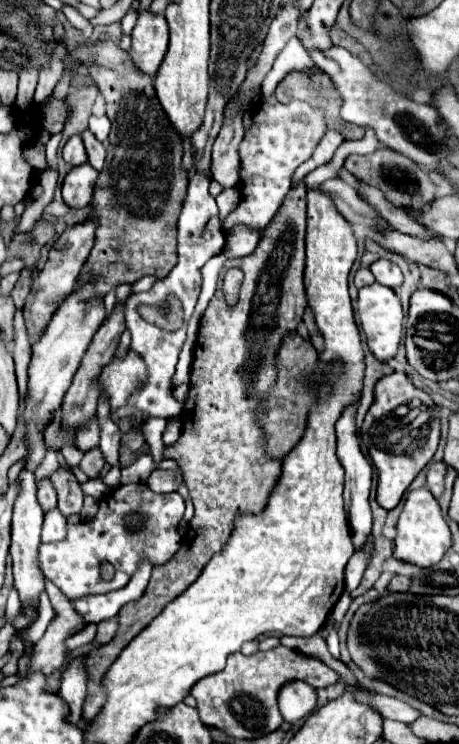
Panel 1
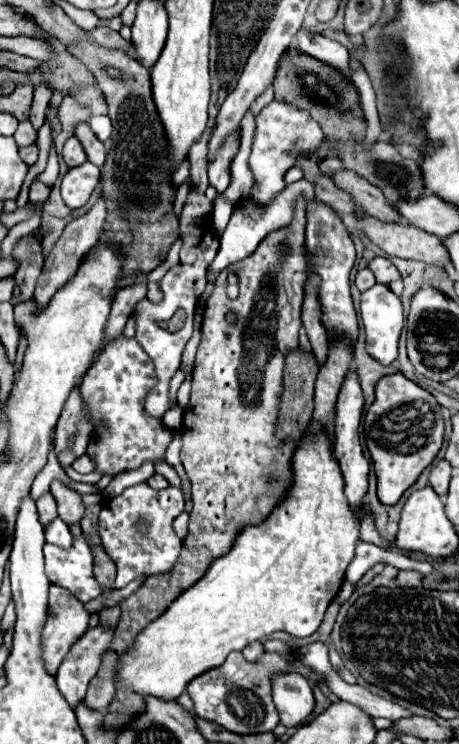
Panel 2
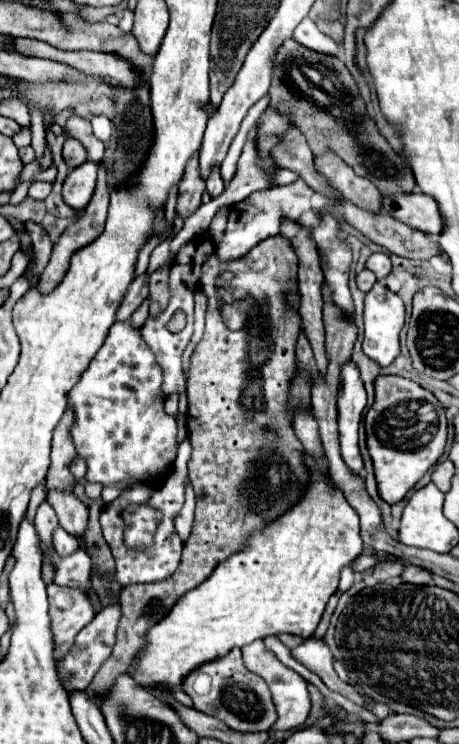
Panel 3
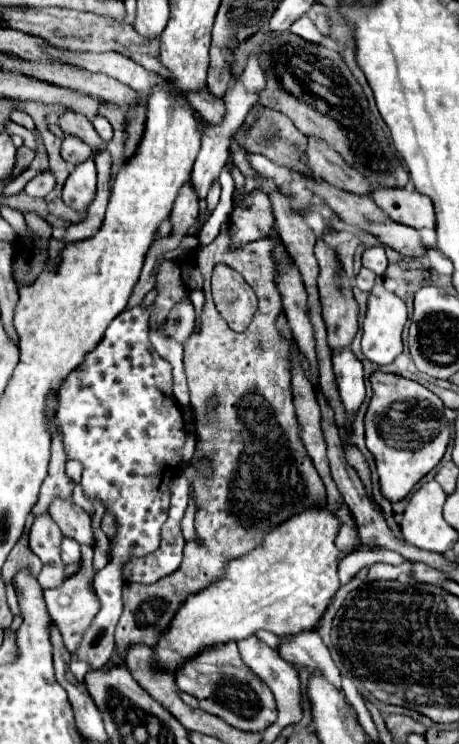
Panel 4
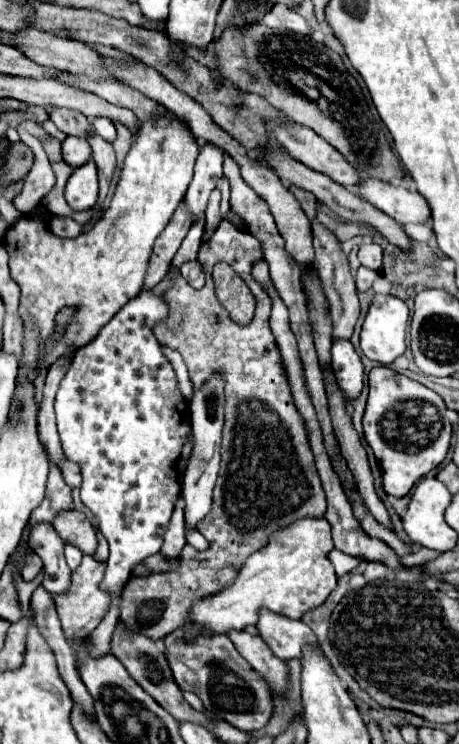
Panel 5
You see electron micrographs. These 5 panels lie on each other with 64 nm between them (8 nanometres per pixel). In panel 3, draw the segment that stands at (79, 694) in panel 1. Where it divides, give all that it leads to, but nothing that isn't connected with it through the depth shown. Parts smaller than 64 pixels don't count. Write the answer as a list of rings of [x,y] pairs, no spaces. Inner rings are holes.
[[[120,604],[106,606],[106,608],[100,610],[100,614],[76,636],[74,646],[70,648],[70,652],[64,656],[64,660],[62,660],[60,666],[58,666],[60,684],[62,684],[62,688],[64,688],[68,694],[86,690],[88,684],[90,684],[90,680],[94,678],[94,674],[96,674],[98,668],[102,666],[102,662],[110,656],[112,644],[114,644],[116,626],[118,626],[118,618],[120,618]]]

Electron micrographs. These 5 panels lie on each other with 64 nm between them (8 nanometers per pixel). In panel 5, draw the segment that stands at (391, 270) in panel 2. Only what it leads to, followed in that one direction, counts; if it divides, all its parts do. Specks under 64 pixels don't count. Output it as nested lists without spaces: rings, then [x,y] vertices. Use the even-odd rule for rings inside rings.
[[[362,244],[358,258],[362,266],[370,270],[380,270],[382,268],[382,248],[378,244]]]

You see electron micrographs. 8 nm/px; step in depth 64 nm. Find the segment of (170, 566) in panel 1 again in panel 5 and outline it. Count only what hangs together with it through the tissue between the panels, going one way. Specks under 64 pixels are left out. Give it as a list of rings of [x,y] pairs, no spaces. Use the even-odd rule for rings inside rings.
[[[222,220],[210,242],[198,252],[198,262],[206,272],[206,286],[194,290],[178,270],[172,270],[174,286],[164,292],[168,316],[152,330],[160,344],[176,348],[182,354],[194,390],[202,388],[208,376],[220,372],[224,376],[226,402],[222,462],[212,512],[196,524],[196,530],[210,542],[210,548],[198,552],[192,546],[184,546],[182,564],[176,572],[160,572],[140,580],[130,578],[122,592],[120,620],[150,640],[162,640],[176,628],[182,628],[188,622],[188,612],[194,602],[232,584],[242,562],[252,552],[264,548],[272,532],[290,526],[298,518],[322,518],[326,512],[326,496],[314,466],[306,428],[292,402],[280,348],[268,324],[272,300],[256,280],[250,280],[256,260],[264,260],[260,242],[252,234],[240,232],[232,222]],[[216,262],[230,264],[240,278],[246,278],[248,288],[256,296],[256,314],[248,326],[232,322],[226,308],[216,300],[212,279]],[[210,316],[216,318],[214,344],[210,344]]]

